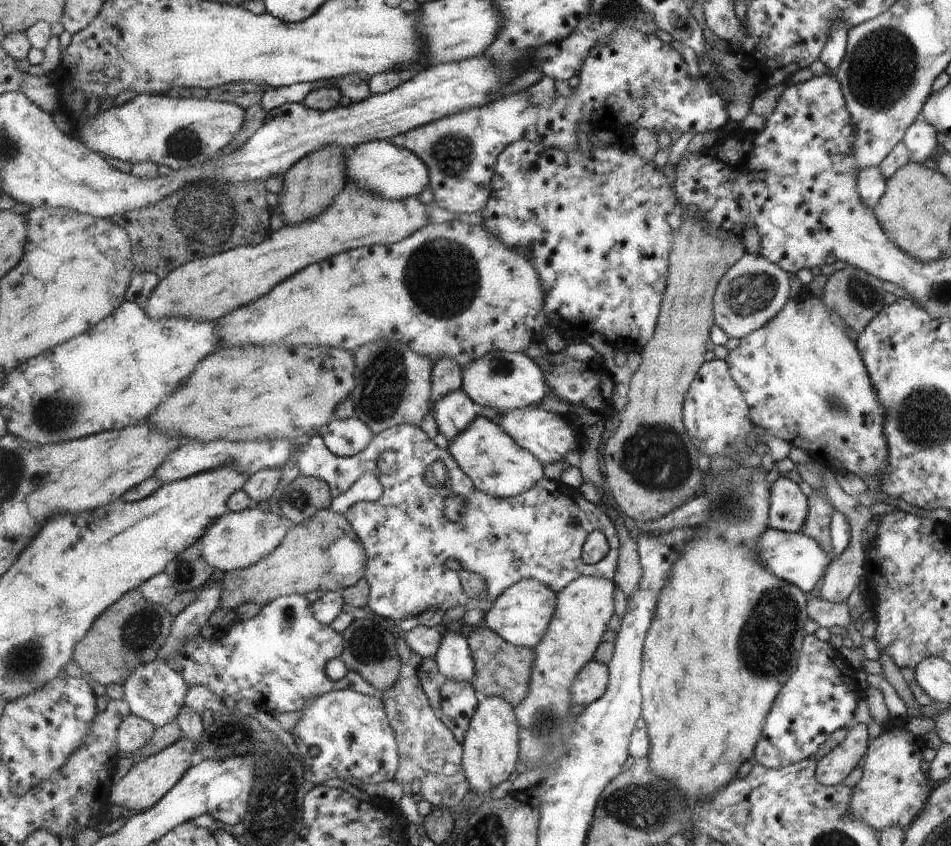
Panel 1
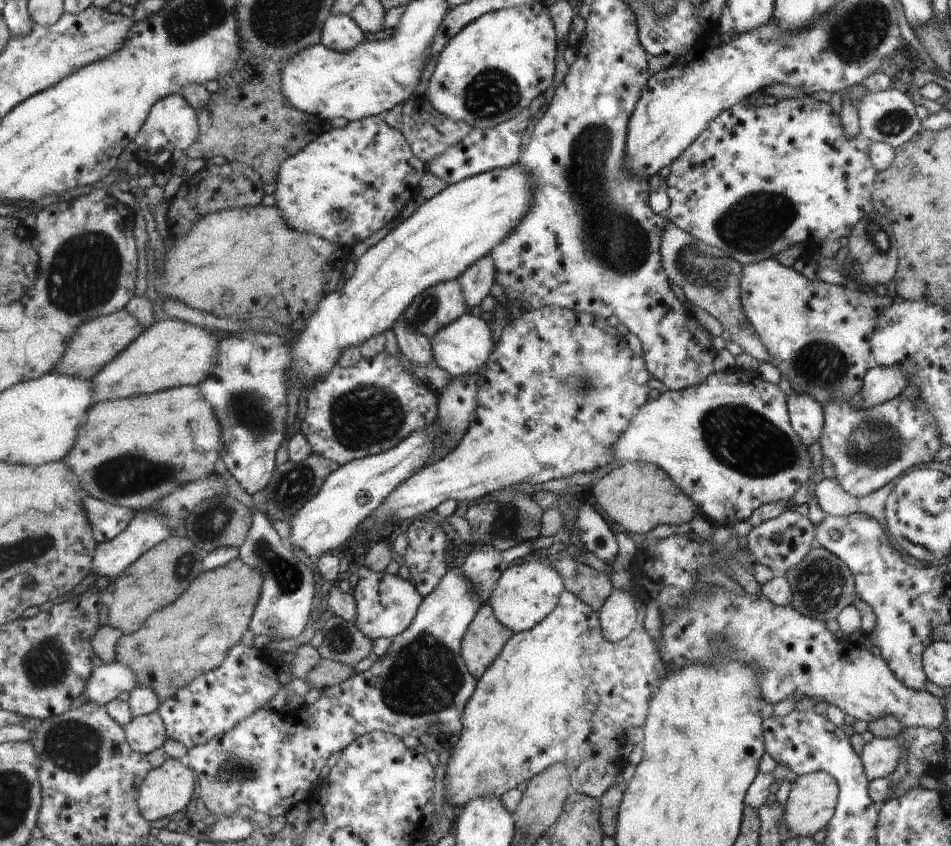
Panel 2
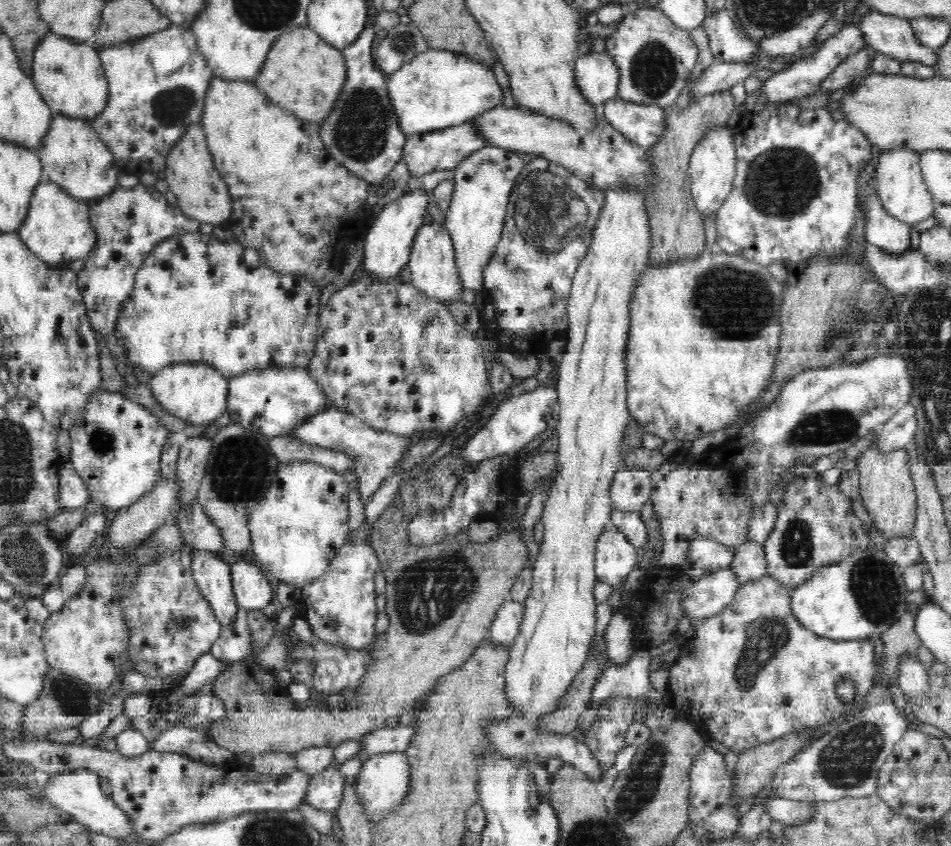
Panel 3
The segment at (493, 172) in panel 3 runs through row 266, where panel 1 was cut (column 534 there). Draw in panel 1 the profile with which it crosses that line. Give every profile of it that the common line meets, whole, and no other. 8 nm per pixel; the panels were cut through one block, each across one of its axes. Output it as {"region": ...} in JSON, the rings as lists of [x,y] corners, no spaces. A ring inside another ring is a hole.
{"region":[[[477,417],[466,431],[458,434],[456,440],[448,444],[447,450],[476,488],[488,496],[502,499],[522,496],[544,478],[544,465],[539,458],[523,449],[498,424],[486,418]]]}

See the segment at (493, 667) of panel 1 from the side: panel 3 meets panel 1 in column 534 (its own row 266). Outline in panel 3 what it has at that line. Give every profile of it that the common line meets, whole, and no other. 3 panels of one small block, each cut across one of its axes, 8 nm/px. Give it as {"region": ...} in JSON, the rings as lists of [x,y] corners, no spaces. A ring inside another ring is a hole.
{"region":[[[730,89],[720,90],[703,96],[698,101],[691,102],[684,109],[676,104],[664,108],[665,133],[655,142],[648,151],[652,155],[652,163],[660,182],[654,184],[652,192],[646,194],[646,214],[651,232],[651,250],[649,253],[650,267],[658,268],[668,264],[670,260],[686,260],[694,258],[706,248],[706,236],[703,217],[698,212],[691,197],[688,166],[692,150],[696,148],[697,141],[712,125],[726,125],[730,114],[736,106]]]}

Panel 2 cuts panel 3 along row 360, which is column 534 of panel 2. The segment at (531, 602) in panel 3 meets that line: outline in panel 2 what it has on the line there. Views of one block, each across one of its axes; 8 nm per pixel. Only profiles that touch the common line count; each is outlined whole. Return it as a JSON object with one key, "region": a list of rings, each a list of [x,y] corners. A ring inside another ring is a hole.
{"region":[[[535,561],[516,564],[516,566],[508,567],[500,576],[496,588],[489,594],[487,602],[491,604],[495,616],[500,622],[513,633],[530,631],[556,608],[564,586],[563,578],[548,564]]]}

